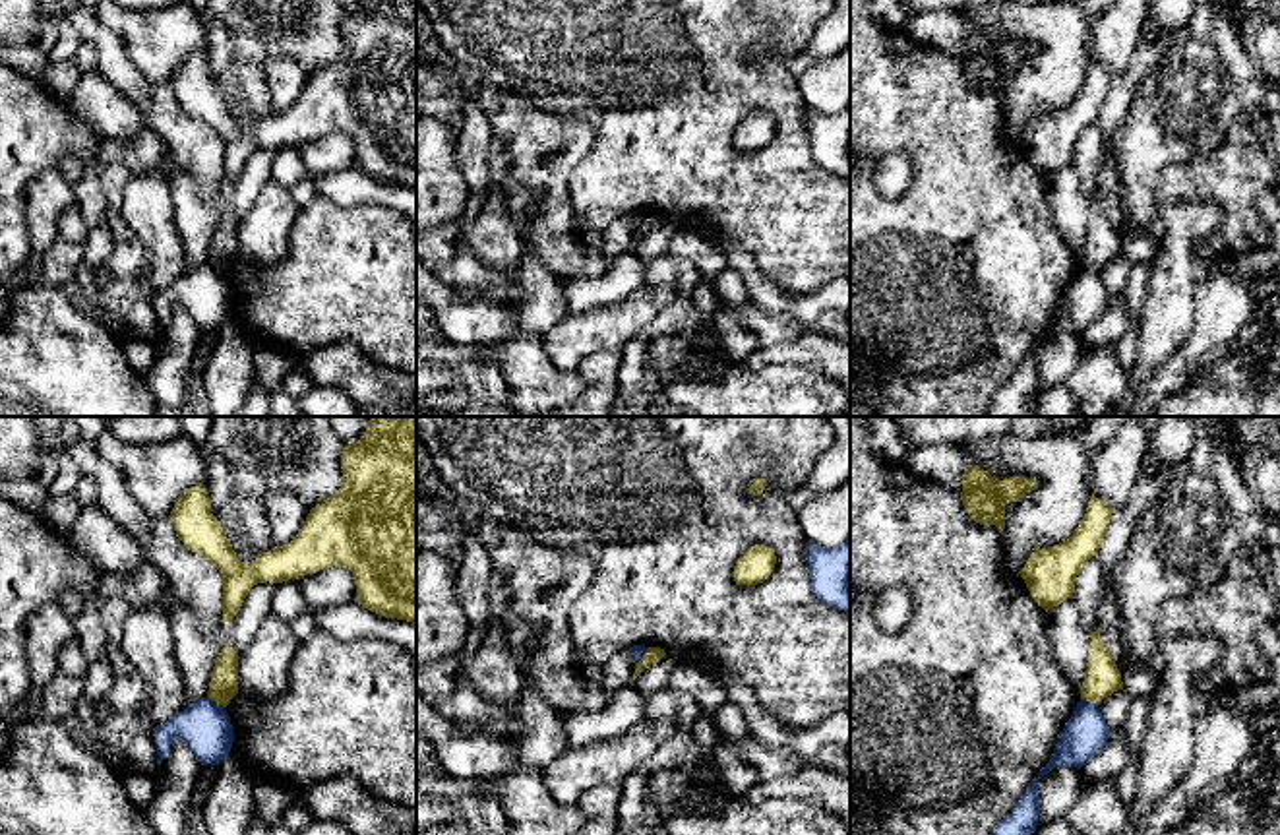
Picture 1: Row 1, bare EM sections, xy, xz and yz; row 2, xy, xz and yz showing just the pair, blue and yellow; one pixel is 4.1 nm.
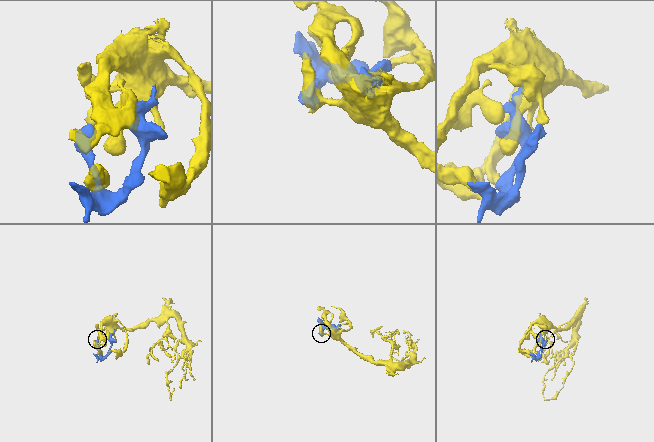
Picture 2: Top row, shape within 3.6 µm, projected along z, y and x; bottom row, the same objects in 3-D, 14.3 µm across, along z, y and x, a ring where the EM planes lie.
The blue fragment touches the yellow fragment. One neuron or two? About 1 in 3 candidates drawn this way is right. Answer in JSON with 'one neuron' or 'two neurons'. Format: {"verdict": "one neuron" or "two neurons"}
{"verdict": "two neurons"}

